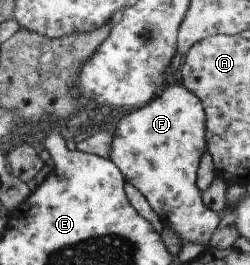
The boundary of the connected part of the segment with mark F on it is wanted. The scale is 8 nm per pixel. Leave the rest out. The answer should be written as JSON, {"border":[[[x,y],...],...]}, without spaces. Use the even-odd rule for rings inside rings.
{"border":[[[170,82],[152,101],[141,108],[130,110],[116,123],[107,158],[120,170],[125,183],[142,193],[148,205],[166,226],[171,227],[186,242],[201,243],[204,247],[219,222],[220,214],[214,213],[201,202],[196,187],[195,171],[200,154],[207,151],[205,115],[201,101],[182,84]]]}

